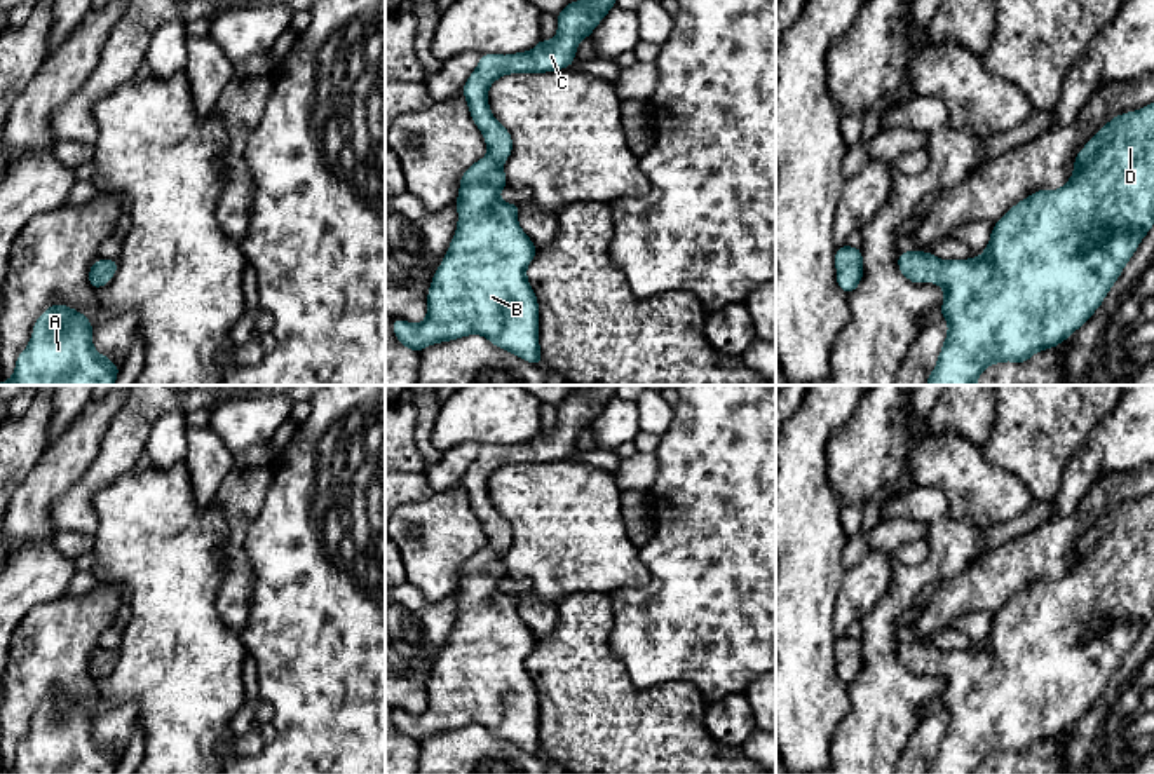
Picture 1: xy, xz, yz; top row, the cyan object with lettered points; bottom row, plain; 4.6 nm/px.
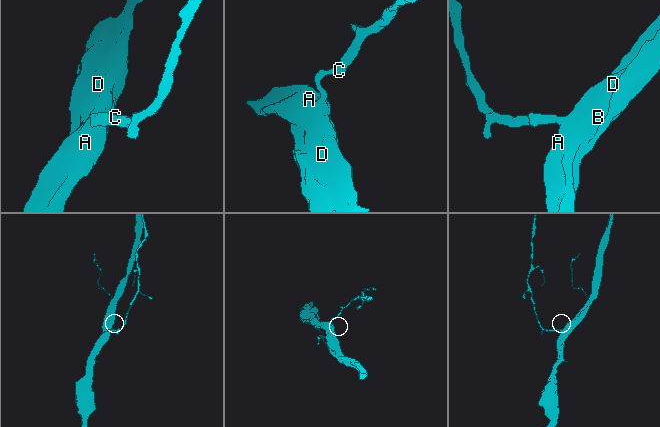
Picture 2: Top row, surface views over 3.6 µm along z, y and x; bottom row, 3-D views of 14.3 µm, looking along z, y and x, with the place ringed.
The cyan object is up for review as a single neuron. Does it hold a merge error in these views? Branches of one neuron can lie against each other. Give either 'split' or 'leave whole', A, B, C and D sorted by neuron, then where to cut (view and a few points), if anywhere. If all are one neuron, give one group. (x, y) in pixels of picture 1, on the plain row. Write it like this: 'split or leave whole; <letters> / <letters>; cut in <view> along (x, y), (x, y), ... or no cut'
leave whole; A B C D; no cut

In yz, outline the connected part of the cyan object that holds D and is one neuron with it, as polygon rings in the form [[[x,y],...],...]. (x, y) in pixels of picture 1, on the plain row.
[[[1154,493],[1130,504],[1121,504],[1107,513],[1098,525],[1095,525],[1084,539],[1076,546],[1074,565],[1060,580],[1037,580],[1027,589],[1013,596],[992,619],[990,633],[978,648],[969,650],[938,650],[933,643],[903,642],[898,647],[898,659],[901,664],[915,673],[936,673],[945,682],[941,694],[941,708],[948,713],[948,723],[938,753],[926,774],[976,774],[985,758],[995,753],[1013,751],[1027,753],[1035,743],[1060,736],[1072,727],[1093,703],[1102,696],[1109,680],[1116,675],[1124,655],[1137,642],[1140,631],[1154,617]]]

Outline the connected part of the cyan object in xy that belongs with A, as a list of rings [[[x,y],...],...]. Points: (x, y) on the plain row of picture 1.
[[[51,696],[37,710],[14,765],[2,774],[115,774],[120,758],[94,741],[92,718],[78,701]]]

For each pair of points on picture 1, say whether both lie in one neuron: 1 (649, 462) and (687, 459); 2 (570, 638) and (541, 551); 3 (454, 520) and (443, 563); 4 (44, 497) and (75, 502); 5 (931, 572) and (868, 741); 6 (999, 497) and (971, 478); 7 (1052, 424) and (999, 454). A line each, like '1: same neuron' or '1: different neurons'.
1: different neurons
2: different neurons
3: same neuron
4: different neurons
5: same neuron
6: same neuron
7: same neuron

